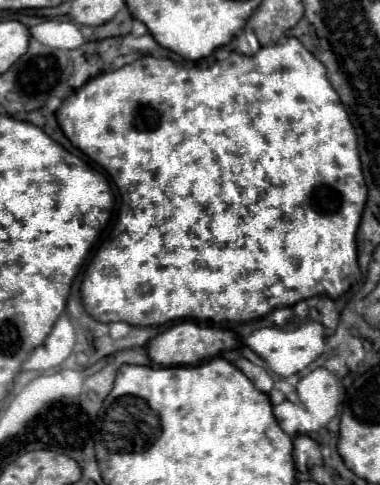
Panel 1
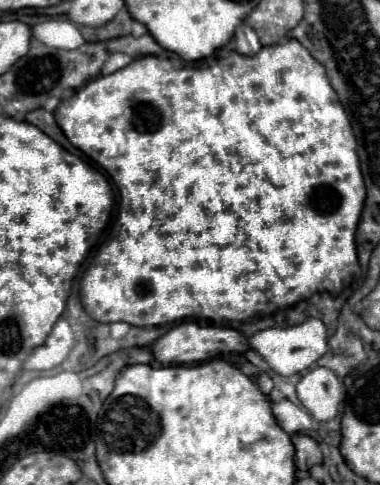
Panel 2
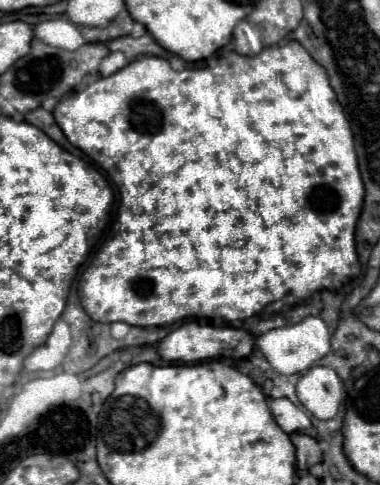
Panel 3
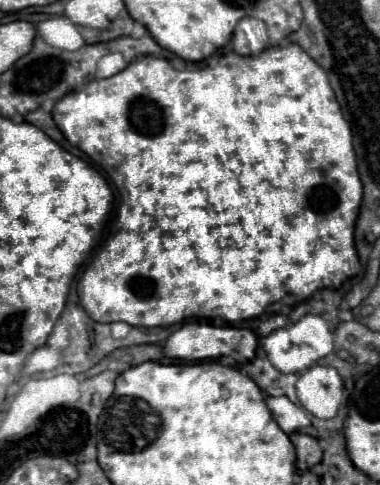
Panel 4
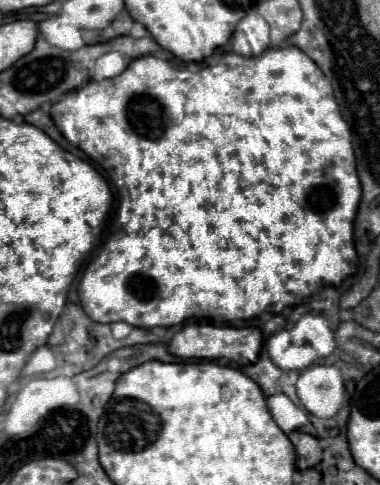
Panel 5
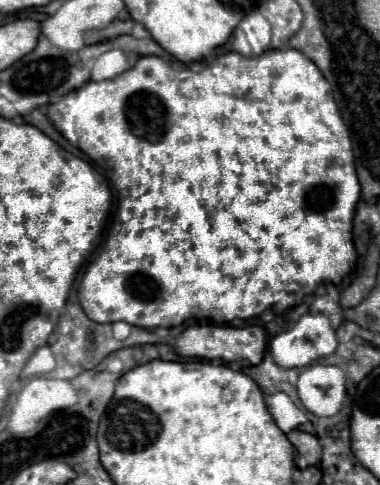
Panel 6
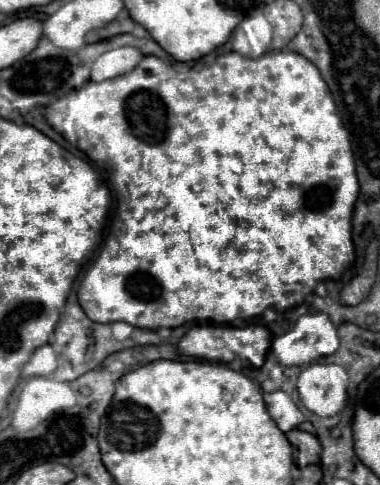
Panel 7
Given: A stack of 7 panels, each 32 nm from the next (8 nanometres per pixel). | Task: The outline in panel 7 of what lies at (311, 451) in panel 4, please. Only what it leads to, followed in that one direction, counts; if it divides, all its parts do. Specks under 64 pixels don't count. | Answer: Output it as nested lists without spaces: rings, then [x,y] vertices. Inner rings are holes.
[[[292,430],[286,434],[290,444],[296,450],[296,464],[300,468],[308,466],[308,464],[318,464],[320,462],[320,442],[316,436],[302,432],[302,430]]]

